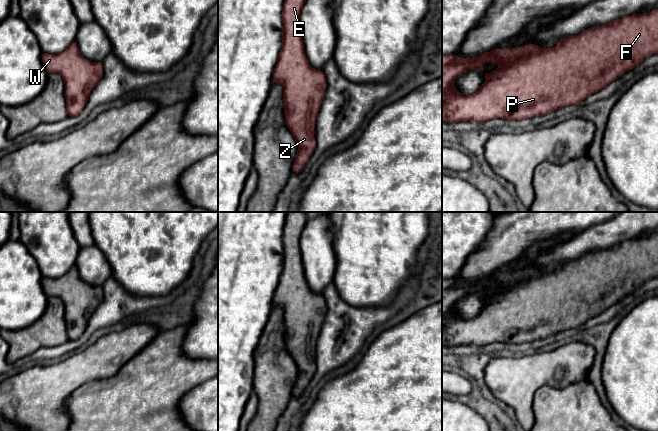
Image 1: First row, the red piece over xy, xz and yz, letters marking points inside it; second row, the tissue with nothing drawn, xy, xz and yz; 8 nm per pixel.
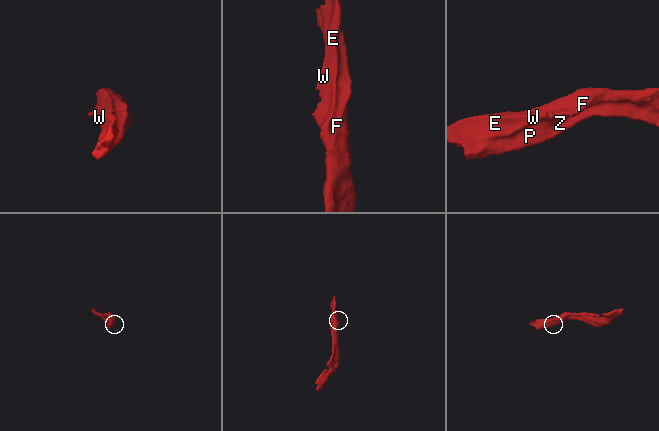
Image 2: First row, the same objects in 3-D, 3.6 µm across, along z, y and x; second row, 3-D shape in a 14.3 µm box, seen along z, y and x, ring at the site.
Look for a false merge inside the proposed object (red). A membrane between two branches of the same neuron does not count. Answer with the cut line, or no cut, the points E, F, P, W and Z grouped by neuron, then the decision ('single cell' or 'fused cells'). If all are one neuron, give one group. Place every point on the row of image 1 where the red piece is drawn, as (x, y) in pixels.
no cut | E F P W Z | single cell

